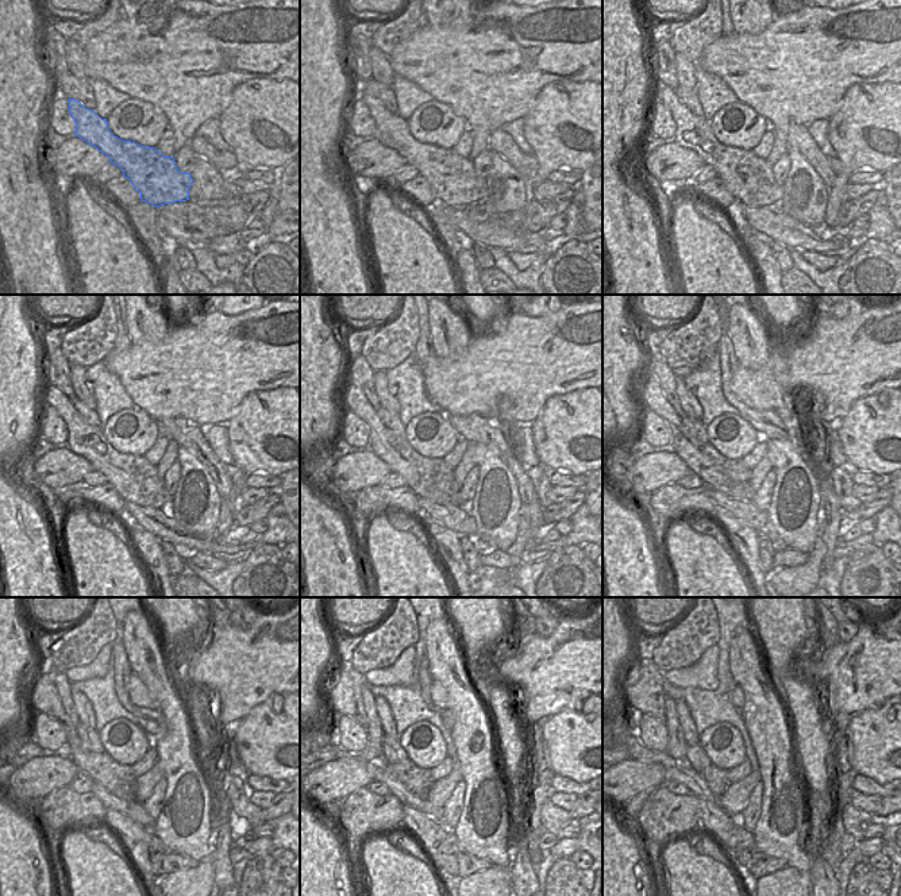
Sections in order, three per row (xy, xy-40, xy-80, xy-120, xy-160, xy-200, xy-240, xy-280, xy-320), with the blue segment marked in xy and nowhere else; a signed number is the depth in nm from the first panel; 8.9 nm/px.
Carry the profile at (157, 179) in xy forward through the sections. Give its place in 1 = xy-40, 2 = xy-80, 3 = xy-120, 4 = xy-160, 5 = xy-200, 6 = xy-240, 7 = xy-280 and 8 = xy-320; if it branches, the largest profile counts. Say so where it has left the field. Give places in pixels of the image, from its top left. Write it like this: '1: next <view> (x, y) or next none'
1: next xy-40 (453, 180)
2: next xy-80 (749, 179)
3: next xy-120 (135, 480)
4: next xy-160 (431, 479)
5: next xy-200 (731, 477)
6: next xy-240 (118, 779)
7: next xy-280 (345, 688)
8: next xy-320 (643, 684)

